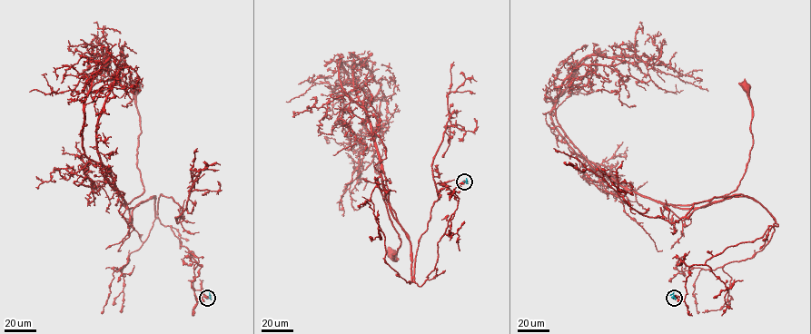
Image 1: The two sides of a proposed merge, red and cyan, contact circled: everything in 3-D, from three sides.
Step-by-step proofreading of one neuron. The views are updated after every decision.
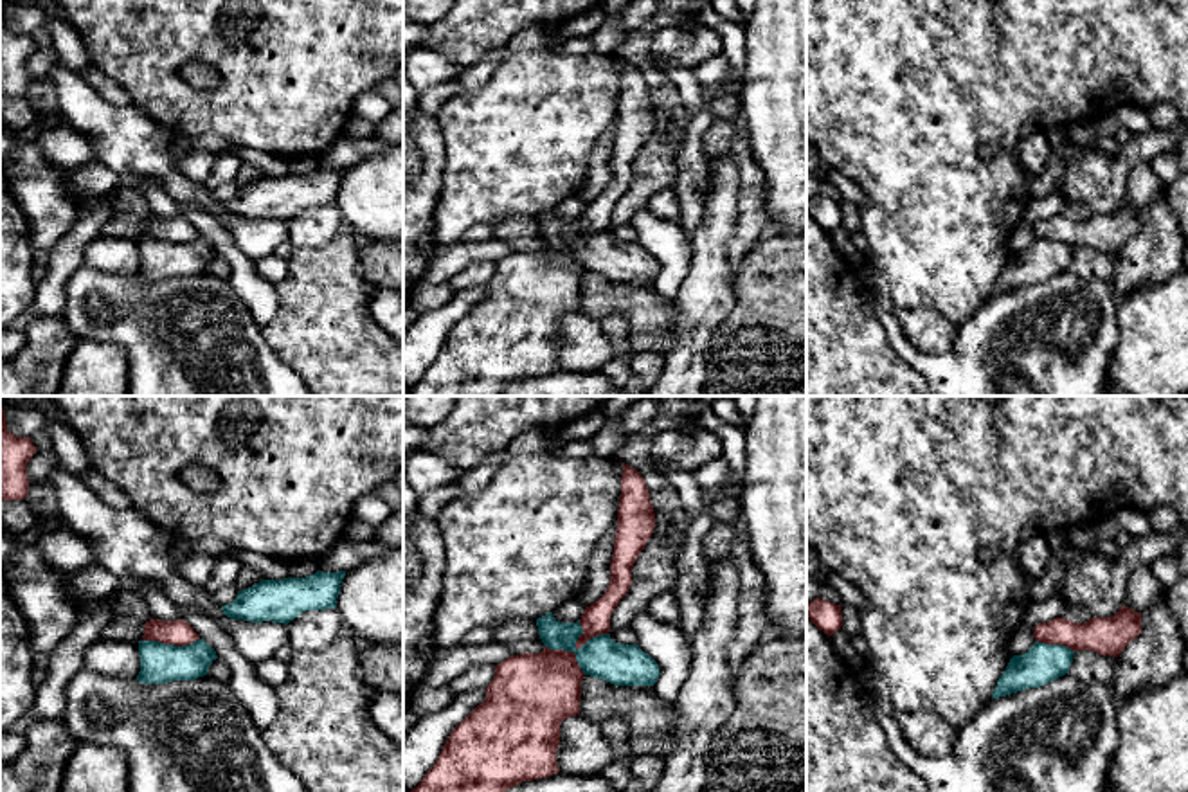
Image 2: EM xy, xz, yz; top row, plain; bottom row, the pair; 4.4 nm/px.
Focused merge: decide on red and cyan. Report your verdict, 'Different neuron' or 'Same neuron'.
Different neuron

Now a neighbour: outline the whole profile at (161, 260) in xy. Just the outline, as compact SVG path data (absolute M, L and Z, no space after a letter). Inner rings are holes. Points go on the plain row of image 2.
M203 236L185 243L164 241L158 238L139 238L142 281L164 281L173 277L194 277L207 272L209 263L218 256L214 245Z

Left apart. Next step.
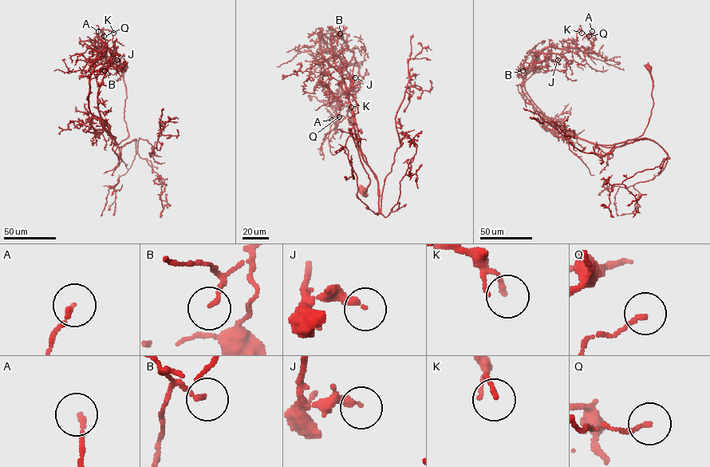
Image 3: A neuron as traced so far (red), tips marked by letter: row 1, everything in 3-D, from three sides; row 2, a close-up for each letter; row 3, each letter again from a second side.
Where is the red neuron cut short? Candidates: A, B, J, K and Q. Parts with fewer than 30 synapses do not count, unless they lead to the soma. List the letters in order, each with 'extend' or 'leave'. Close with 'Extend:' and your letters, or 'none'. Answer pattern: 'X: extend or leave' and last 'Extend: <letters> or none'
A: leave
B: leave
J: leave
K: leave
Q: leave
Extend: none

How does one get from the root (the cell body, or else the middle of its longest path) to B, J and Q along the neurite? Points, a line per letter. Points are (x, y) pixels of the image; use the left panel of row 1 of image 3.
B: (122, 69), (128, 136), (117, 144), (98, 108), (97, 92), (104, 70)
J: (122, 69), (128, 136), (114, 144), (100, 116), (97, 92), (115, 53), (116, 60)
Q: (122, 69), (128, 136), (114, 144), (106, 122), (88, 106), (89, 77), (106, 50), (99, 39), (104, 36)

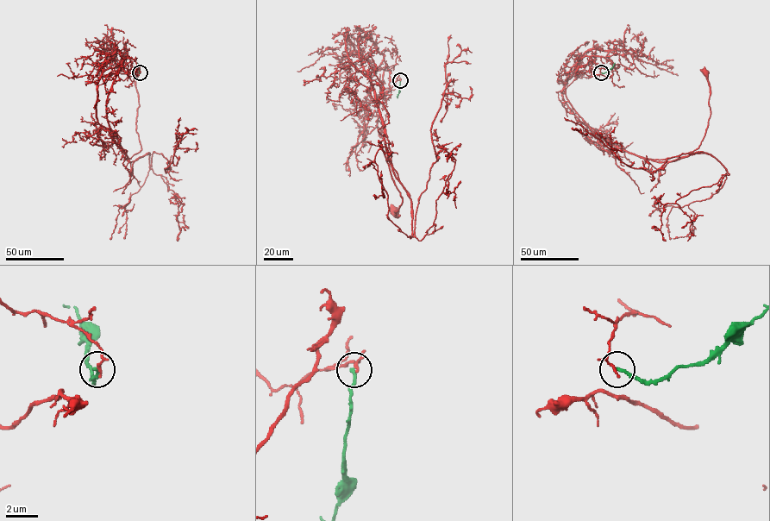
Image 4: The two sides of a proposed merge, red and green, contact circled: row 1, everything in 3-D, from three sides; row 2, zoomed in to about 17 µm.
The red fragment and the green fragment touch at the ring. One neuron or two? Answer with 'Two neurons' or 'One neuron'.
Two neurons

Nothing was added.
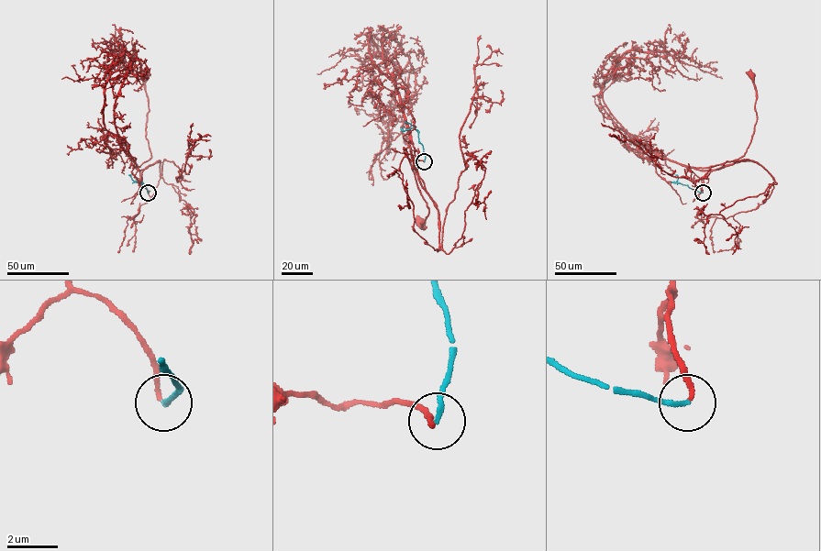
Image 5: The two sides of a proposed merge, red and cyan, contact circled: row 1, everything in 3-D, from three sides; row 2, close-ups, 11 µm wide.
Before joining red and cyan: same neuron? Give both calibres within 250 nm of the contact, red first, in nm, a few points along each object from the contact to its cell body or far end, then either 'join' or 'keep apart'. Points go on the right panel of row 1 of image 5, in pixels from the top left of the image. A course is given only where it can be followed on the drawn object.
160 nm thick on the red side, 190 nm on the other; red runs (703, 192), (701, 180), (684, 166), (708, 168), (744, 155), (757, 118), (756, 92), (751, 76); cyan runs (703, 192), (676, 182), (675, 174); join

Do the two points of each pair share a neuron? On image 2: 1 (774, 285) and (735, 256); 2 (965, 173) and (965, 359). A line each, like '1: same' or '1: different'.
1: different
2: different

